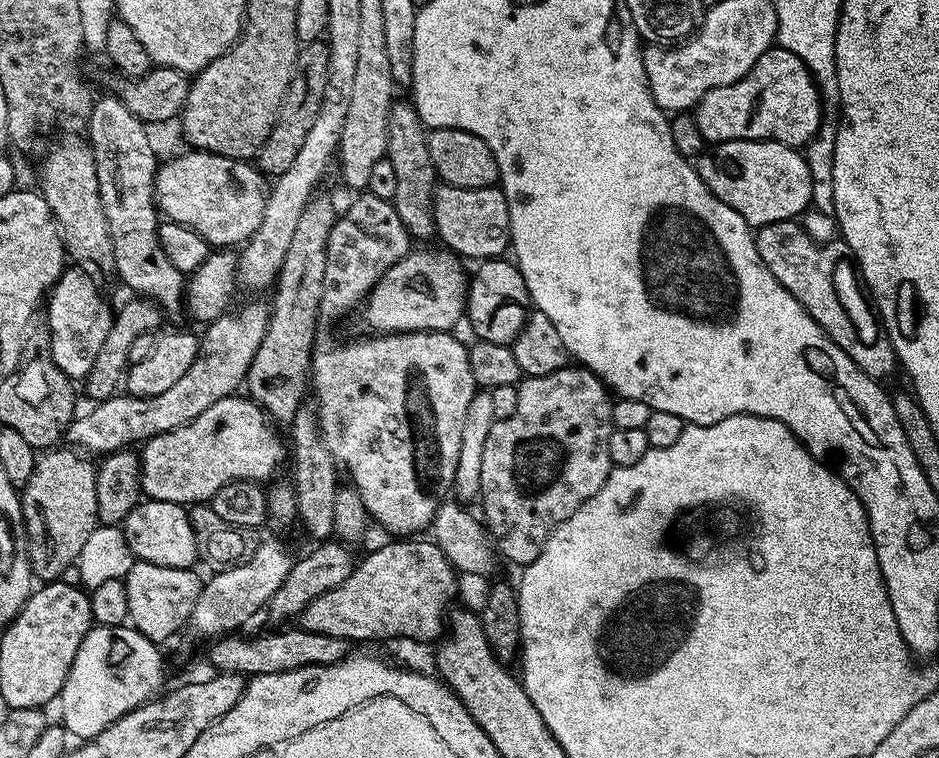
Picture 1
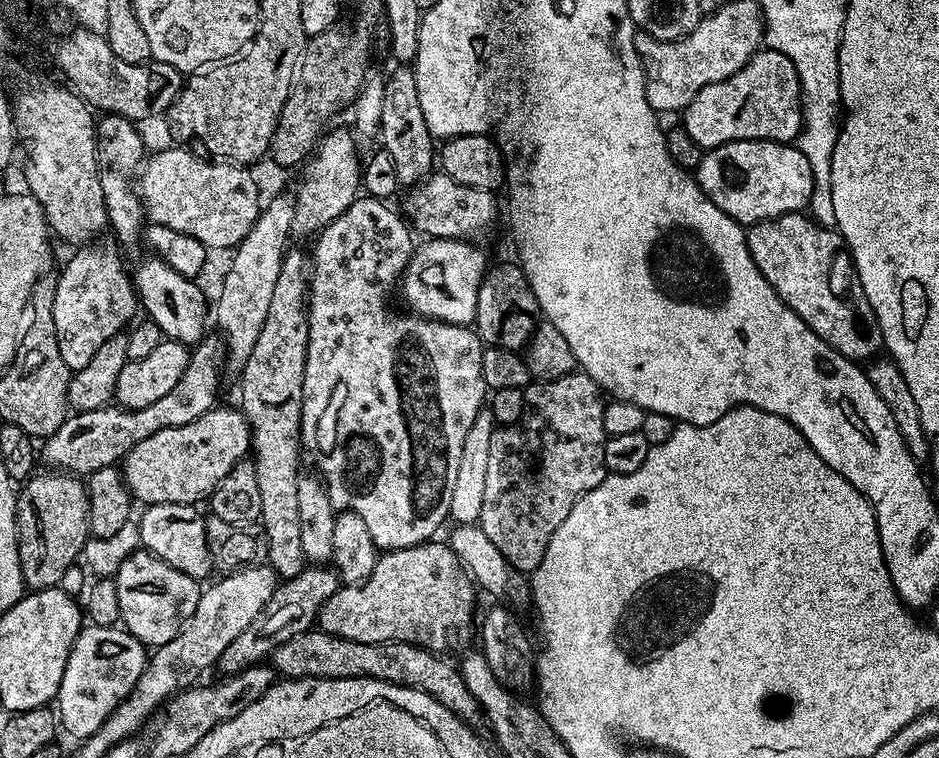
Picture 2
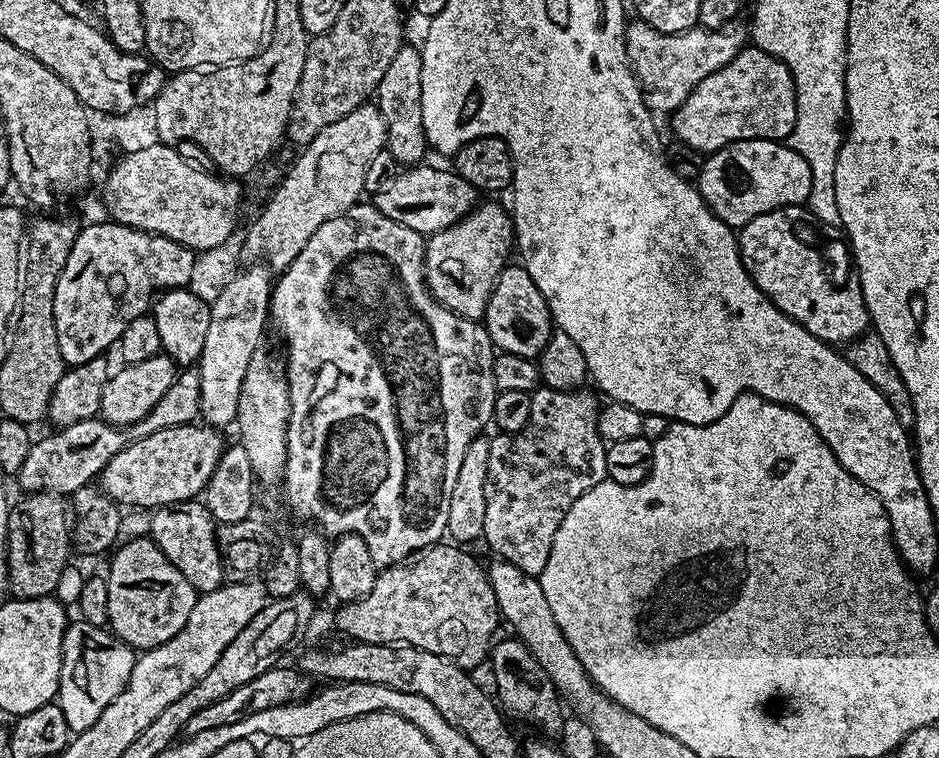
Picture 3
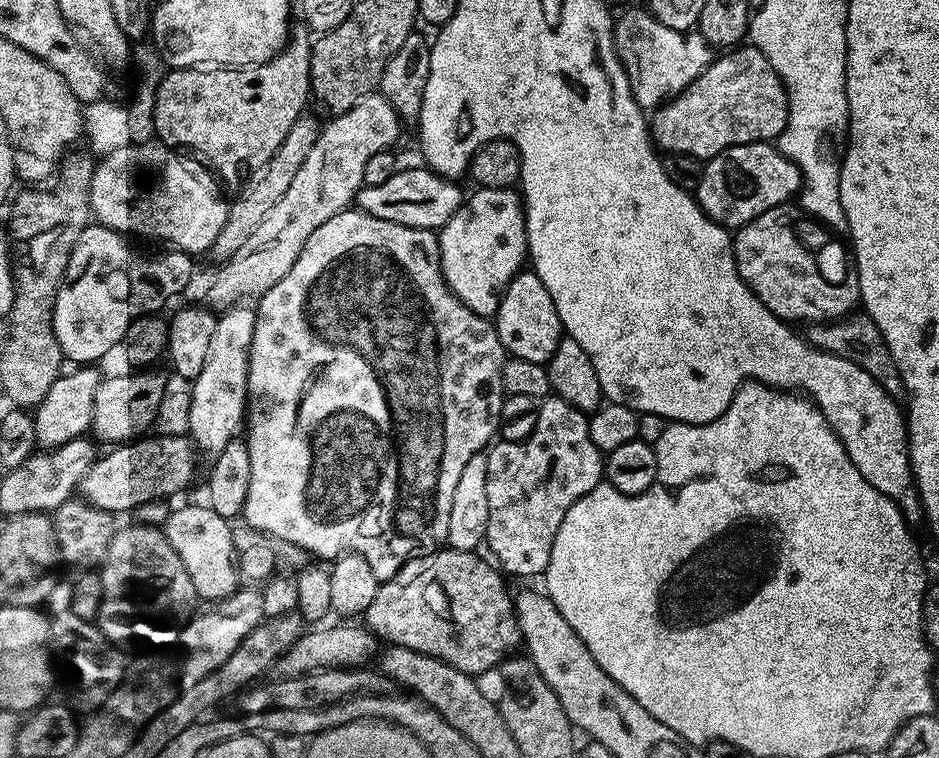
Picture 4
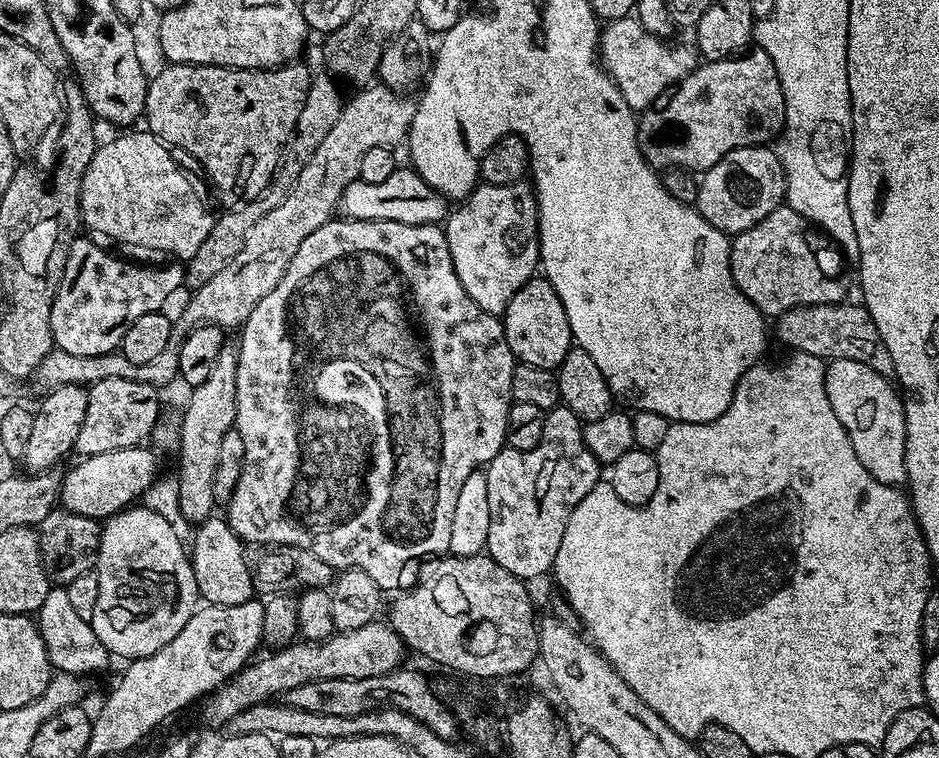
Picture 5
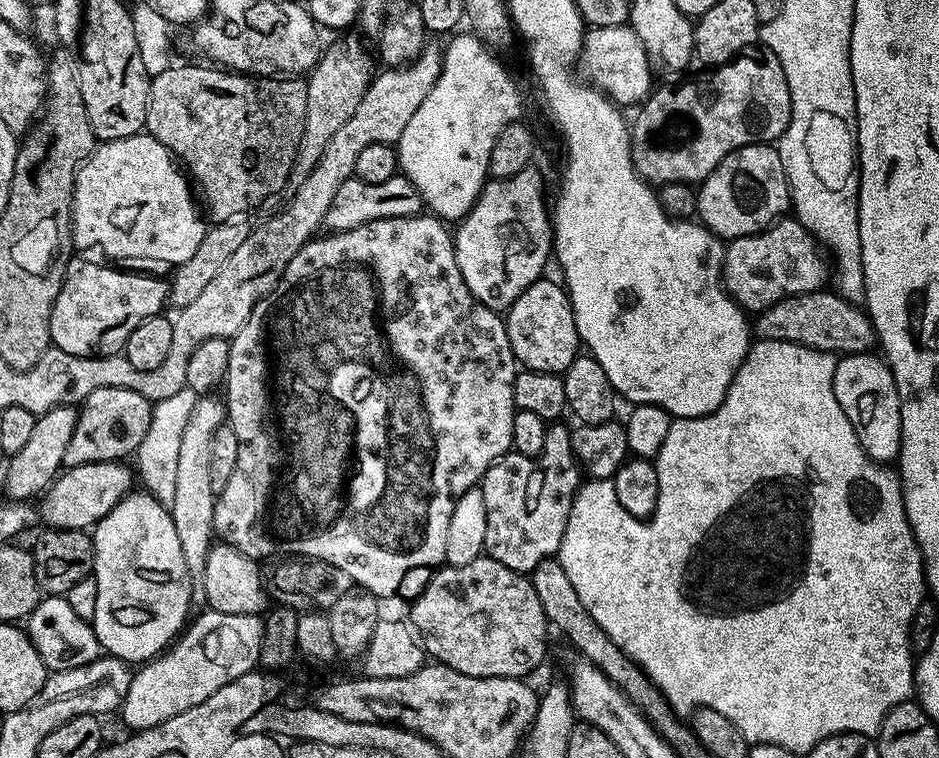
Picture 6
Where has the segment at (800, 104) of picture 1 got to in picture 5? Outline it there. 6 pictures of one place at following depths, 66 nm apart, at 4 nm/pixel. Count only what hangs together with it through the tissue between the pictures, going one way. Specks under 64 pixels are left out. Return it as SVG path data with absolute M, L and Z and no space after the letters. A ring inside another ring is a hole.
M752 46L735 56L701 63L666 98L639 113L636 141L646 162L657 170L687 168L693 174L703 174L730 150L767 145L771 136L779 137L783 126L784 91L778 82L778 70L774 70L774 62L764 48Z

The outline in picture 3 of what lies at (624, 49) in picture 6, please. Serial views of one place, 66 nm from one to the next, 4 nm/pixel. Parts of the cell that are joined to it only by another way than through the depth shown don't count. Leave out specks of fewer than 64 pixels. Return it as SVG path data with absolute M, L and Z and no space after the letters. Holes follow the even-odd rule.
M632 18L627 21L624 29L626 38L626 54L632 69L636 71L636 79L640 81L640 90L644 93L646 106L653 113L671 114L675 112L686 98L702 82L702 78L710 78L714 70L726 66L740 53L746 44L746 28L740 22L733 23L730 30L713 30L695 27L688 32L666 34L654 30L654 26L645 20Z

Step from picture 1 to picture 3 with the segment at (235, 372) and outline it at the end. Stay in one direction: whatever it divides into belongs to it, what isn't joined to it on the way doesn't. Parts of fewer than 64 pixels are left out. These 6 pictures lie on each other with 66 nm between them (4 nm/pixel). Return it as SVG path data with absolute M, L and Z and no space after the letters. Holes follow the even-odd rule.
M184 370L162 394L158 406L146 414L138 422L127 428L118 428L115 424L107 424L102 418L93 418L74 422L65 428L56 428L53 436L37 439L30 446L30 454L26 454L26 462L18 474L21 493L50 492L61 498L71 497L74 490L93 483L100 472L123 448L133 440L150 438L150 434L158 434L158 430L170 430L174 426L191 424L200 416L200 374L196 370Z

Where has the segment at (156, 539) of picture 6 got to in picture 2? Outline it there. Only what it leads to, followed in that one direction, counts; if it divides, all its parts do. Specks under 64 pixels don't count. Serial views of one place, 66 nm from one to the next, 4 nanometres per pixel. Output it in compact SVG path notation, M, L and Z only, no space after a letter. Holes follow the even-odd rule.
M137 550L132 552L115 577L118 590L120 624L145 646L153 649L162 647L170 638L179 634L181 626L194 614L202 591L197 581L191 580L182 570L166 566L153 552Z

